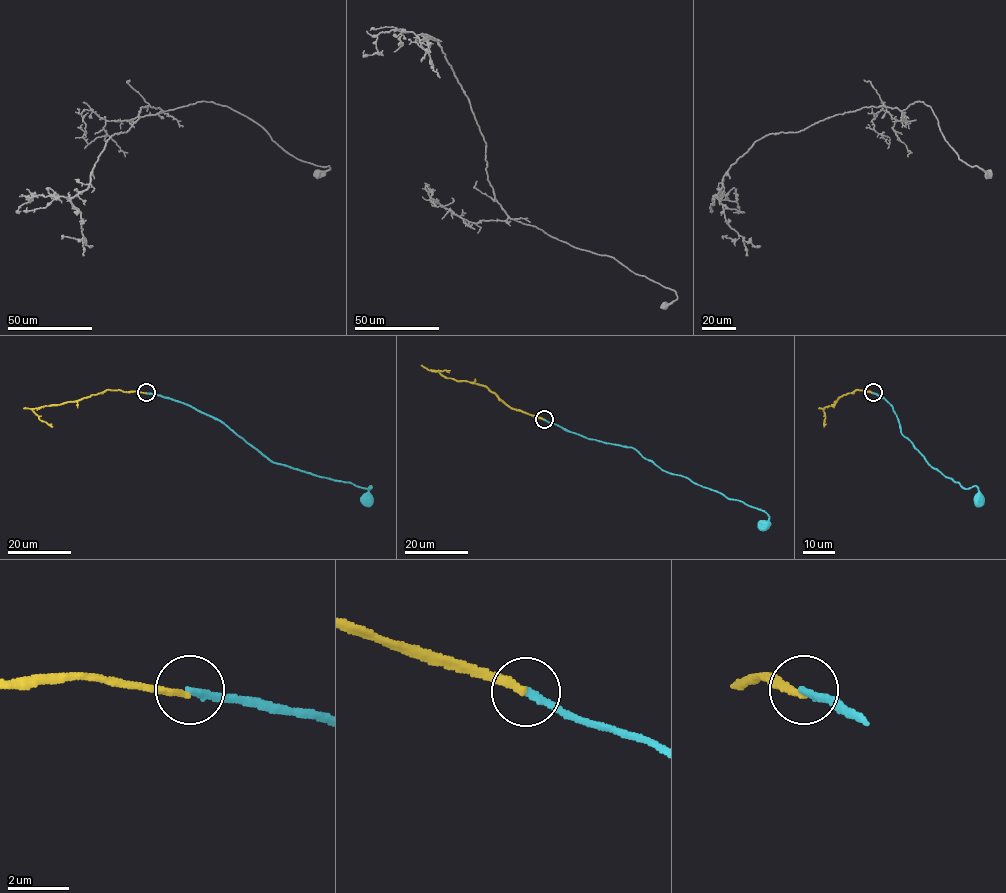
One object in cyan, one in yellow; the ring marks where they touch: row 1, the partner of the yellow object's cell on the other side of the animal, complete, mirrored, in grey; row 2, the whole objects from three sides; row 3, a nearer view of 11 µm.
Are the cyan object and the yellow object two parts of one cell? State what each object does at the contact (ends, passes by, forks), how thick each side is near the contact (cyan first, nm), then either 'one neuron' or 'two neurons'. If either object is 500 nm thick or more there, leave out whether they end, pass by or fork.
cyan ends there; yellow ends there; 240 nm thick on the cyan side, 220 nm on the other; two neurons

